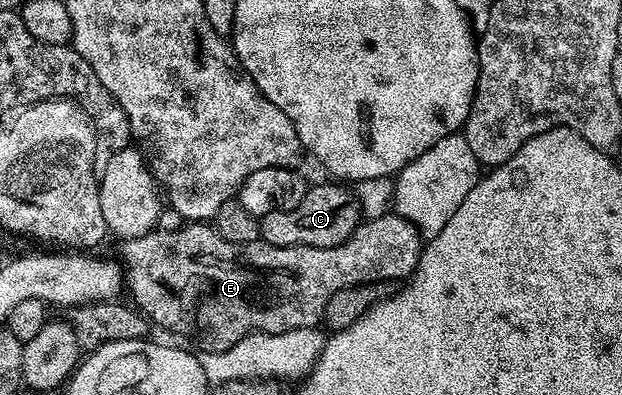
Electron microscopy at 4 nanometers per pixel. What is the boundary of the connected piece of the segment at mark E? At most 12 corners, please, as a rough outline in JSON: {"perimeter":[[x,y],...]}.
{"perimeter":[[208,222],[119,245],[153,325],[230,350],[314,328],[338,290],[403,281],[420,231],[231,244]]}

